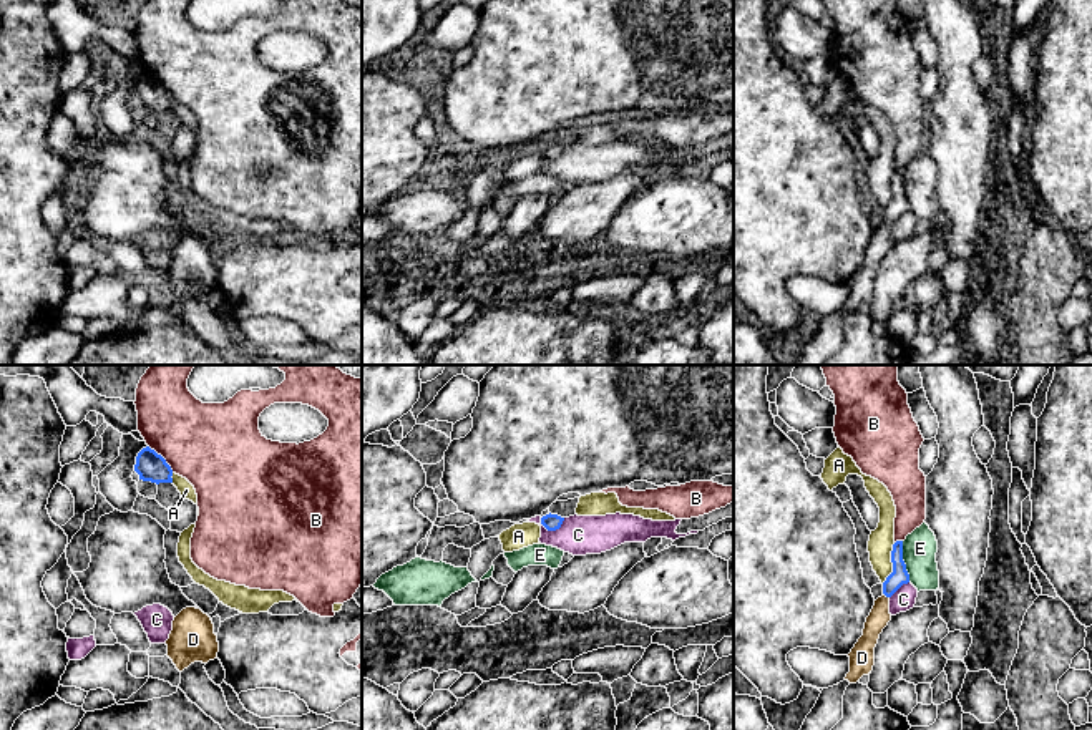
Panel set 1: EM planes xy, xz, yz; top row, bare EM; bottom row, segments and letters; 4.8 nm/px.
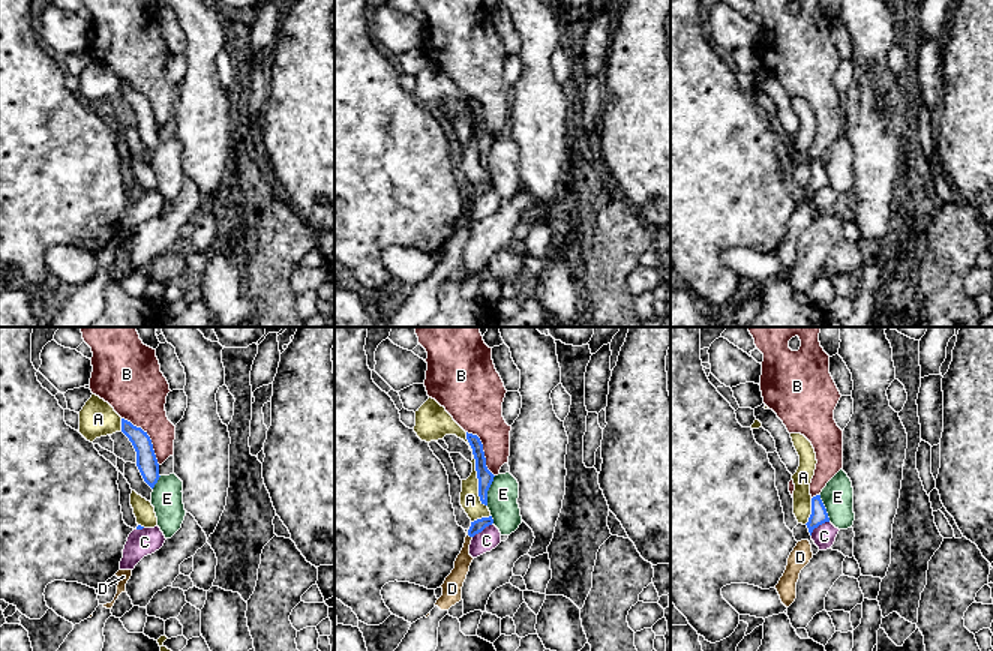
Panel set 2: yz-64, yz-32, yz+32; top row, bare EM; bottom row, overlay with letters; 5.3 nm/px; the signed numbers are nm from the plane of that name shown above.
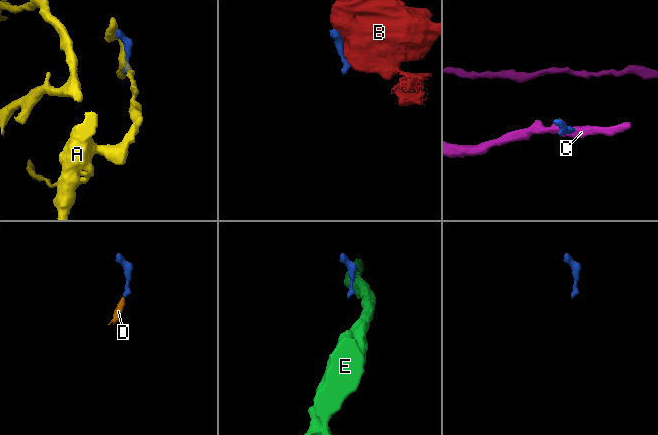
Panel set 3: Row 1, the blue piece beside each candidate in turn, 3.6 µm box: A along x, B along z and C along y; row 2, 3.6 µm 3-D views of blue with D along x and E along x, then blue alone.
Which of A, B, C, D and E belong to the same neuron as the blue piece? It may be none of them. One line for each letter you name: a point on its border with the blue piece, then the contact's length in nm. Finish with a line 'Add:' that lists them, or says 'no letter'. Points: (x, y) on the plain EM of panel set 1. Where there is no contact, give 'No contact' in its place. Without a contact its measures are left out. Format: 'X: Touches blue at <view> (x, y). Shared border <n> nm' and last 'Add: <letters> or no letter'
D: Touches blue at yz (887, 224). Shared border 40 nm
Add: D

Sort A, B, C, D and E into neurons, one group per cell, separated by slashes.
A / B / C / D / E

